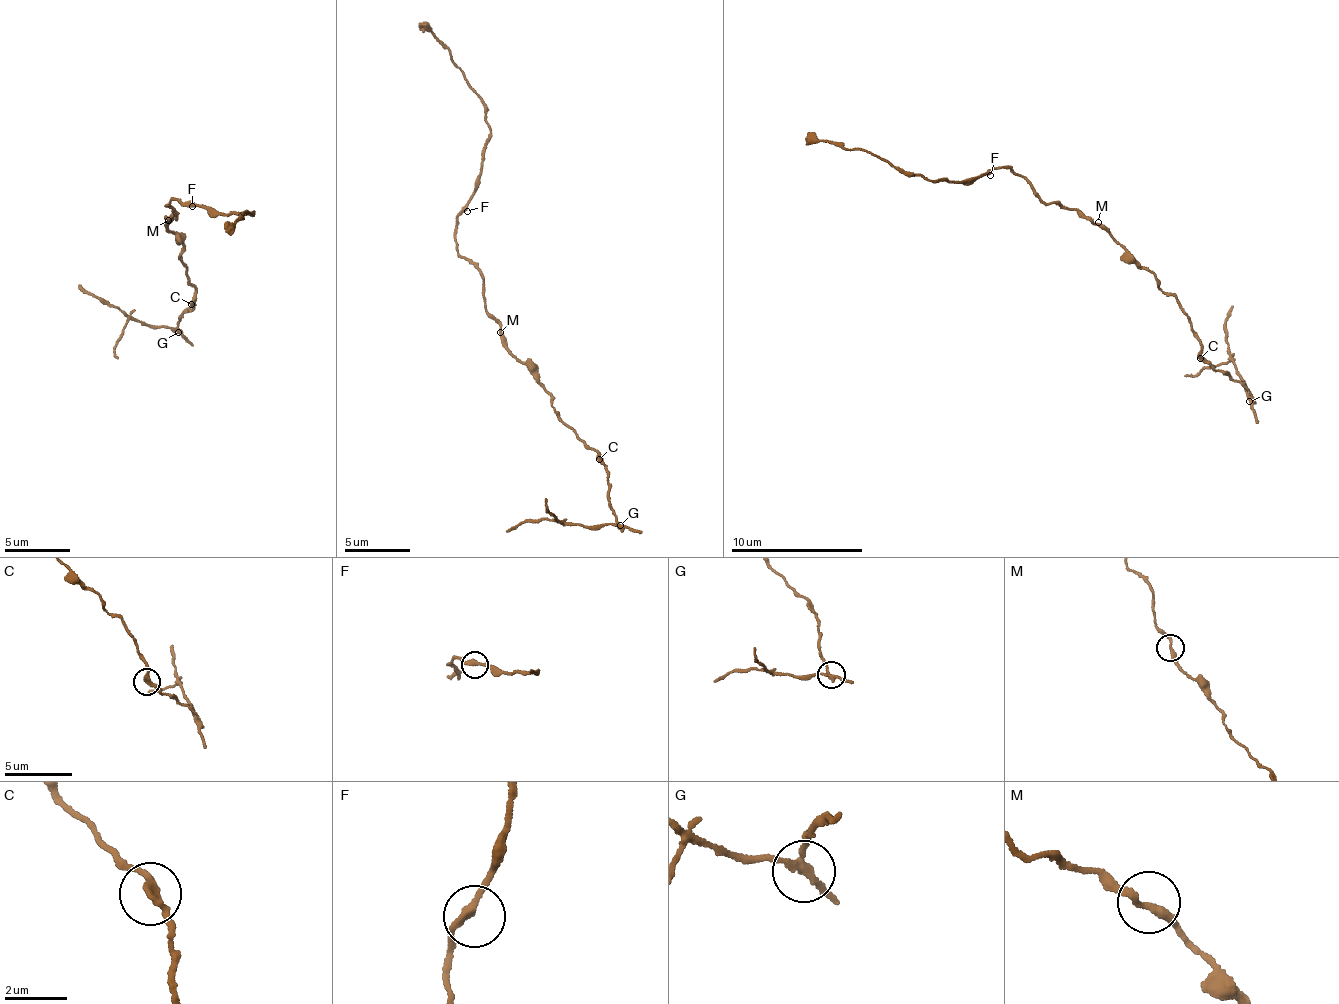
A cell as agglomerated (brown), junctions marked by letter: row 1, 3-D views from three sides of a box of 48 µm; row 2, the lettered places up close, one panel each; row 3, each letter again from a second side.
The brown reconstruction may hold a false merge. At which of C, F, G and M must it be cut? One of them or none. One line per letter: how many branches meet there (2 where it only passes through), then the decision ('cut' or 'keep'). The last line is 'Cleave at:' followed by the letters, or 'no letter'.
C: branches 2; keep
F: branches 2; keep
G: branches 3; cut
M: branches 2; keep
Cleave at: G

